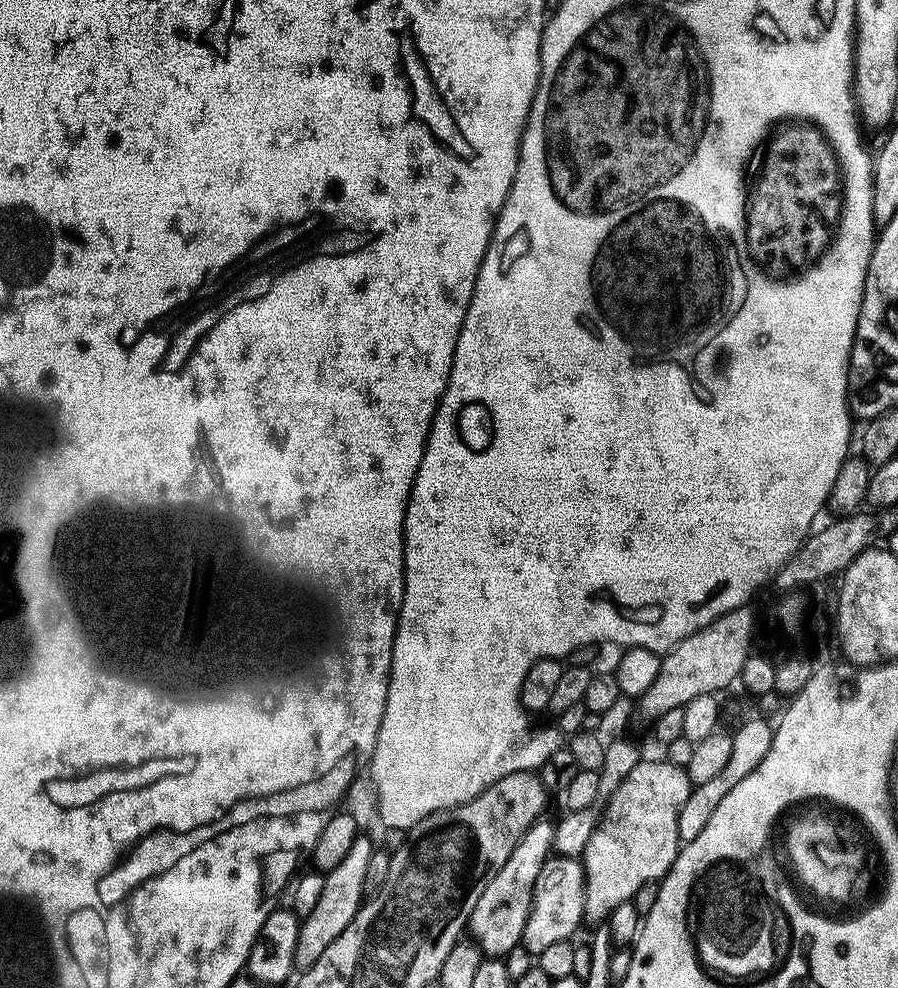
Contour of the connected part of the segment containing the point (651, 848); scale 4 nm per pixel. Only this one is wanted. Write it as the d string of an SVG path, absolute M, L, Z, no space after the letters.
M666 758L660 760L641 759L639 764L626 774L622 786L614 790L604 808L604 817L598 822L590 842L582 853L584 866L584 885L586 886L585 917L590 921L607 917L619 904L629 903L635 897L638 886L646 886L646 882L659 882L676 861L682 847L678 834L678 814L682 802L691 794L694 785L688 779L687 771L674 766Z

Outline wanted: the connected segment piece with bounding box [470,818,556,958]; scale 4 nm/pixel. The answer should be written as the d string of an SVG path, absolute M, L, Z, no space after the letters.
M548 818L531 824L526 834L522 834L518 846L514 846L510 858L506 858L506 866L502 866L502 870L490 878L486 890L482 890L482 898L478 898L478 906L472 911L470 932L485 957L504 958L510 950L521 947L528 912L532 908L532 891L542 866L550 859L555 833L556 825Z

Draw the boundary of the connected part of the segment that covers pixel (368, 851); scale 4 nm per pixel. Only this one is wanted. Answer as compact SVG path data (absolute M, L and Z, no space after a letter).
M358 834L354 838L354 846L350 846L350 851L346 853L346 858L338 862L338 866L327 871L324 879L322 894L318 897L318 903L314 910L310 910L302 920L300 934L298 936L298 946L296 947L296 966L303 970L314 966L318 958L322 958L322 950L354 922L354 914L358 914L360 905L366 899L366 885L368 883L367 867L370 866L374 841L364 834Z

